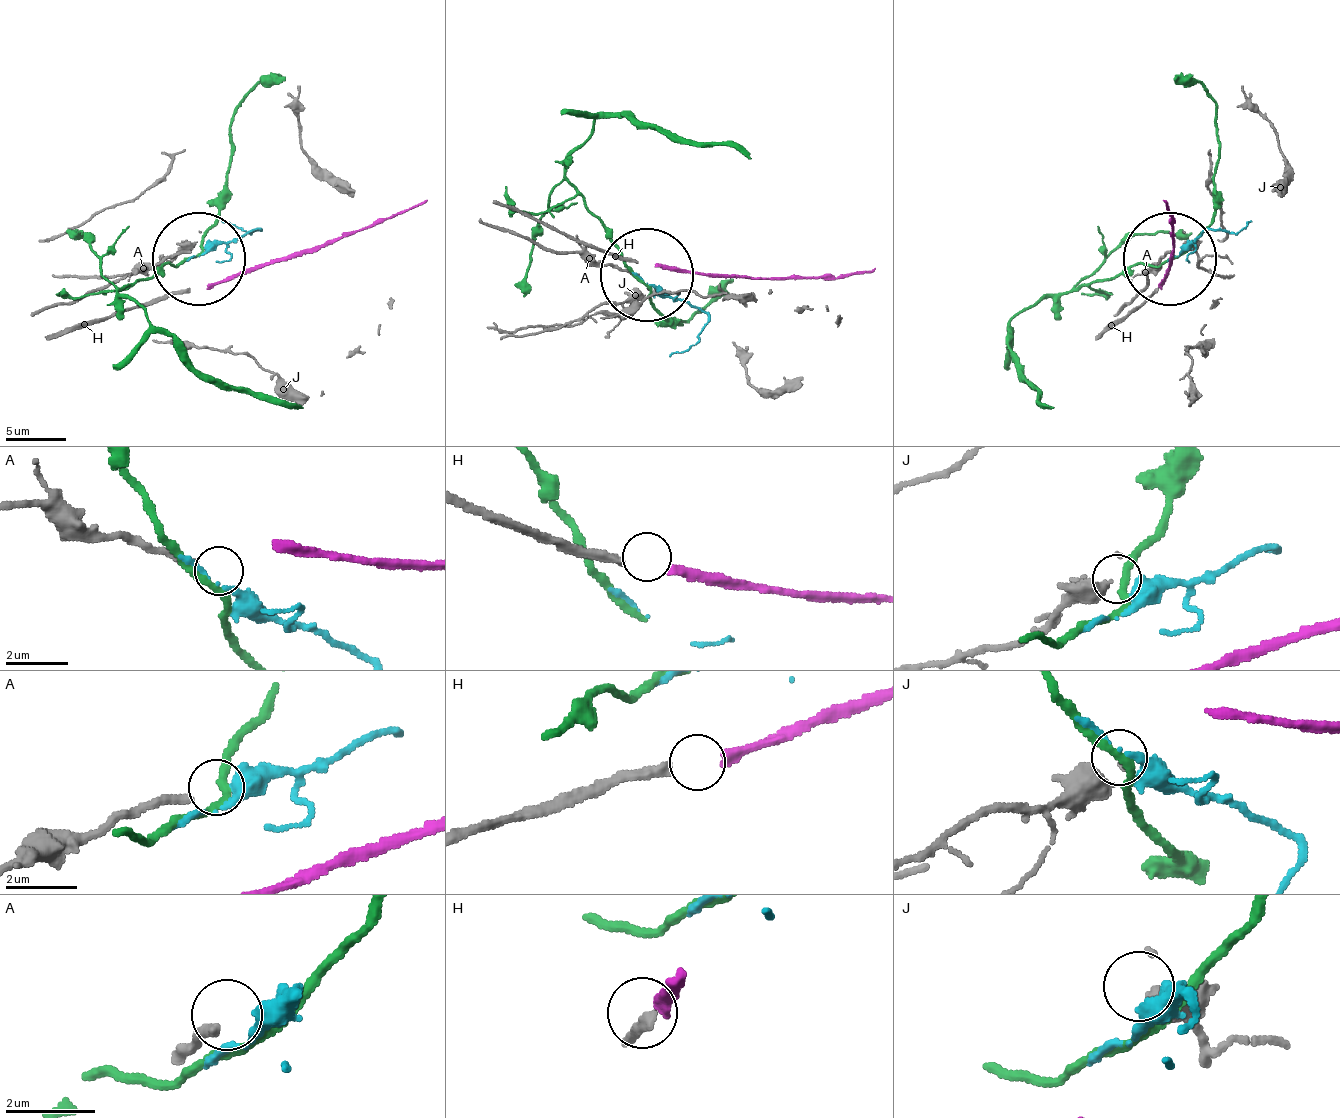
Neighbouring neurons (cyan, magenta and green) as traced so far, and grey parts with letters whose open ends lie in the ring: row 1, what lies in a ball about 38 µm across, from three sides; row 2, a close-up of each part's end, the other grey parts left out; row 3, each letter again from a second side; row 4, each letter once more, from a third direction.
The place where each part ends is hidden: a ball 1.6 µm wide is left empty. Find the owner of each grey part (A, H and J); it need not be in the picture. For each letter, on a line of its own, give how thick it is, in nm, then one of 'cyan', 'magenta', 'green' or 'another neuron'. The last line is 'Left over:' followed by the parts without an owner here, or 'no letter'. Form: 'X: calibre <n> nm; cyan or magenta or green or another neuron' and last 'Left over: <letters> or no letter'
A: calibre 240 nm; another neuron
H: calibre 240 nm; magenta
J: calibre 60 nm; another neuron
Left over: A, J

